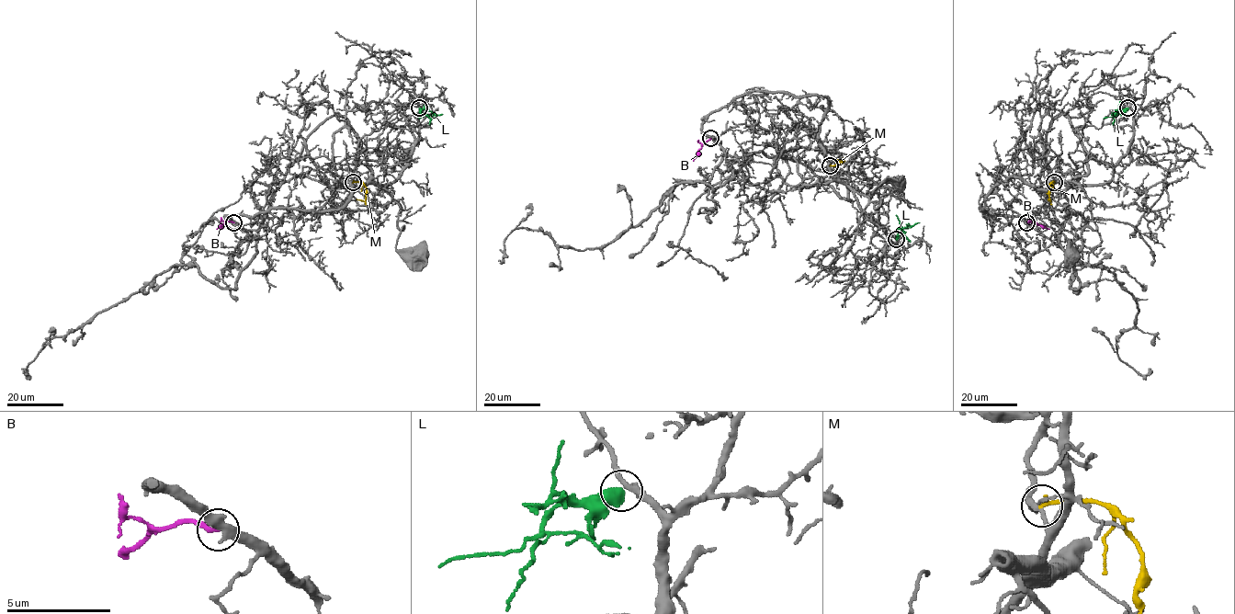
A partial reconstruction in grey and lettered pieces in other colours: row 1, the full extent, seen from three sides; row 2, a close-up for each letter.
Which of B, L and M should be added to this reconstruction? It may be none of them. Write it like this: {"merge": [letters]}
{"merge": ["L"]}

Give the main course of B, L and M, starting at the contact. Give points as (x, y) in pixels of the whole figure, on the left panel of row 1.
B: (234, 222), (226, 221), (216, 229)
L: (420, 108), (431, 111), (436, 116), (442, 114)
M: (353, 182), (361, 182), (367, 189), (364, 201), (356, 198)

